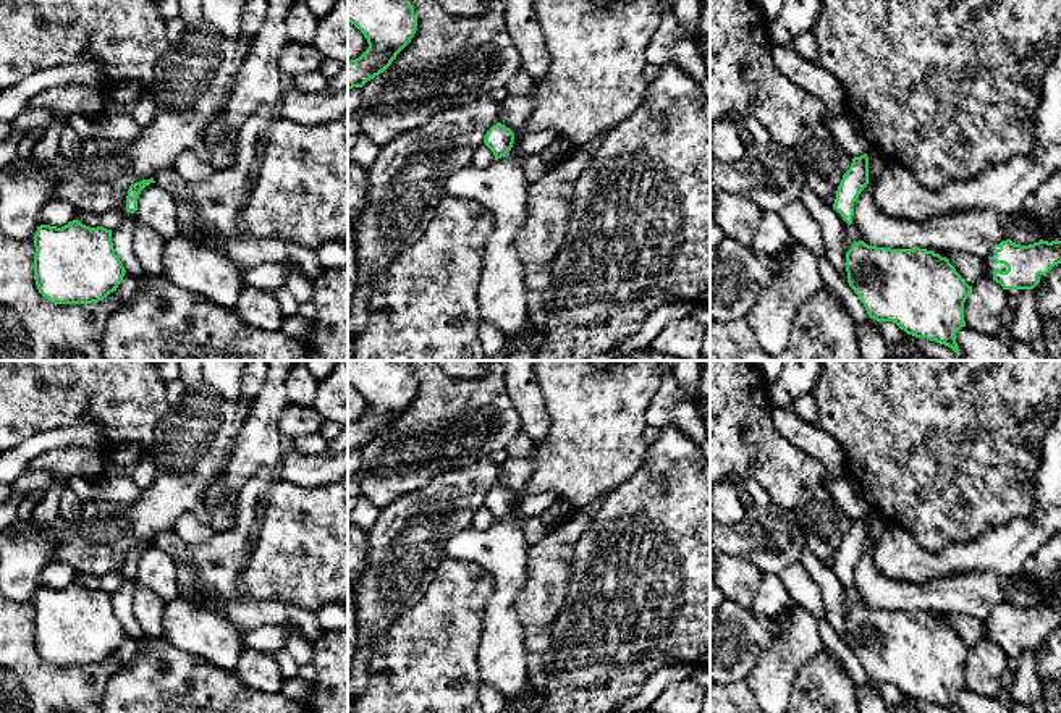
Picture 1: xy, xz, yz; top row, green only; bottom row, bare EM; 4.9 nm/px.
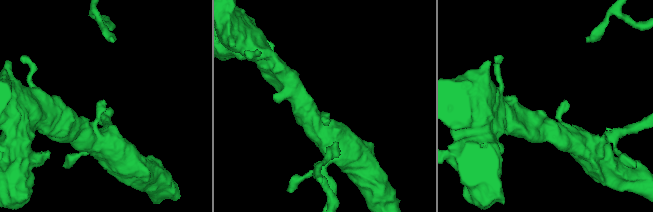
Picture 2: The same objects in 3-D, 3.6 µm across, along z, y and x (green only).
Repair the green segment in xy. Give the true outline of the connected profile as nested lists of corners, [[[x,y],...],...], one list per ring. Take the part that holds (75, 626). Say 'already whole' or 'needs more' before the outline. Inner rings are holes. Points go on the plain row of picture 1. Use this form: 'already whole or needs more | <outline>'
already whole | [[[78,582],[57,590],[37,589],[34,597],[34,642],[39,655],[53,666],[92,666],[116,653],[126,632],[115,616],[112,592],[91,590]]]

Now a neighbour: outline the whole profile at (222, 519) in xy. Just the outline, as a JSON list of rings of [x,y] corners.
[[[205,508],[210,517],[210,527],[215,532],[226,532],[233,527],[236,508]]]

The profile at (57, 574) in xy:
[[[52,559],[40,572],[39,589],[50,587],[61,590],[70,584],[73,584],[74,579],[76,579],[76,571],[70,564]]]

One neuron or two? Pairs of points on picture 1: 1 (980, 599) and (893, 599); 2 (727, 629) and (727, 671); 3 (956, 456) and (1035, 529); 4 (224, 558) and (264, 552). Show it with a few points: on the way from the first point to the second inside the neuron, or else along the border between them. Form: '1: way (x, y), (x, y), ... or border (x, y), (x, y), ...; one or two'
1: way (959, 597), (914, 597); one
2: way (727, 639), (727, 662); one
3: border (1035, 482), (1035, 510), (987, 532); two
4: border (261, 516), (256, 526), (253, 555), (243, 579); two

